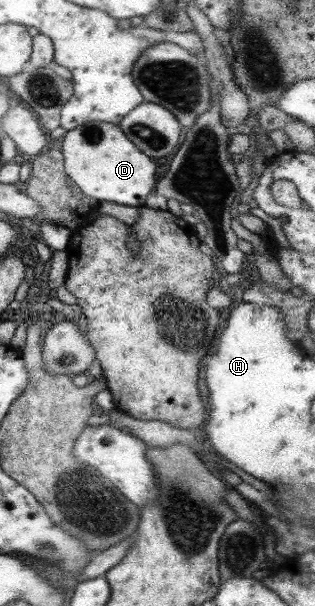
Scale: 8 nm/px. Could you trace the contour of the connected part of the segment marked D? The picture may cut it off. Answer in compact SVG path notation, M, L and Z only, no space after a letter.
M89 120L63 135L61 154L64 172L76 184L78 191L98 203L141 208L155 188L154 160L145 156L121 132L117 124Z

